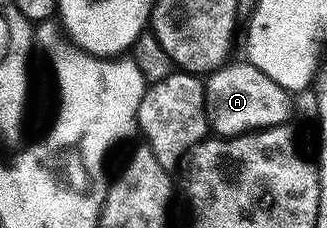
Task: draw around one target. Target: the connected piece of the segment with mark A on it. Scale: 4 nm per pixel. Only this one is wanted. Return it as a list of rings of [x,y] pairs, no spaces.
[[[227,63],[209,74],[204,84],[208,125],[219,137],[235,137],[241,133],[252,133],[255,129],[271,129],[287,124],[287,90],[274,81],[268,81],[264,71],[260,71],[255,65]]]

